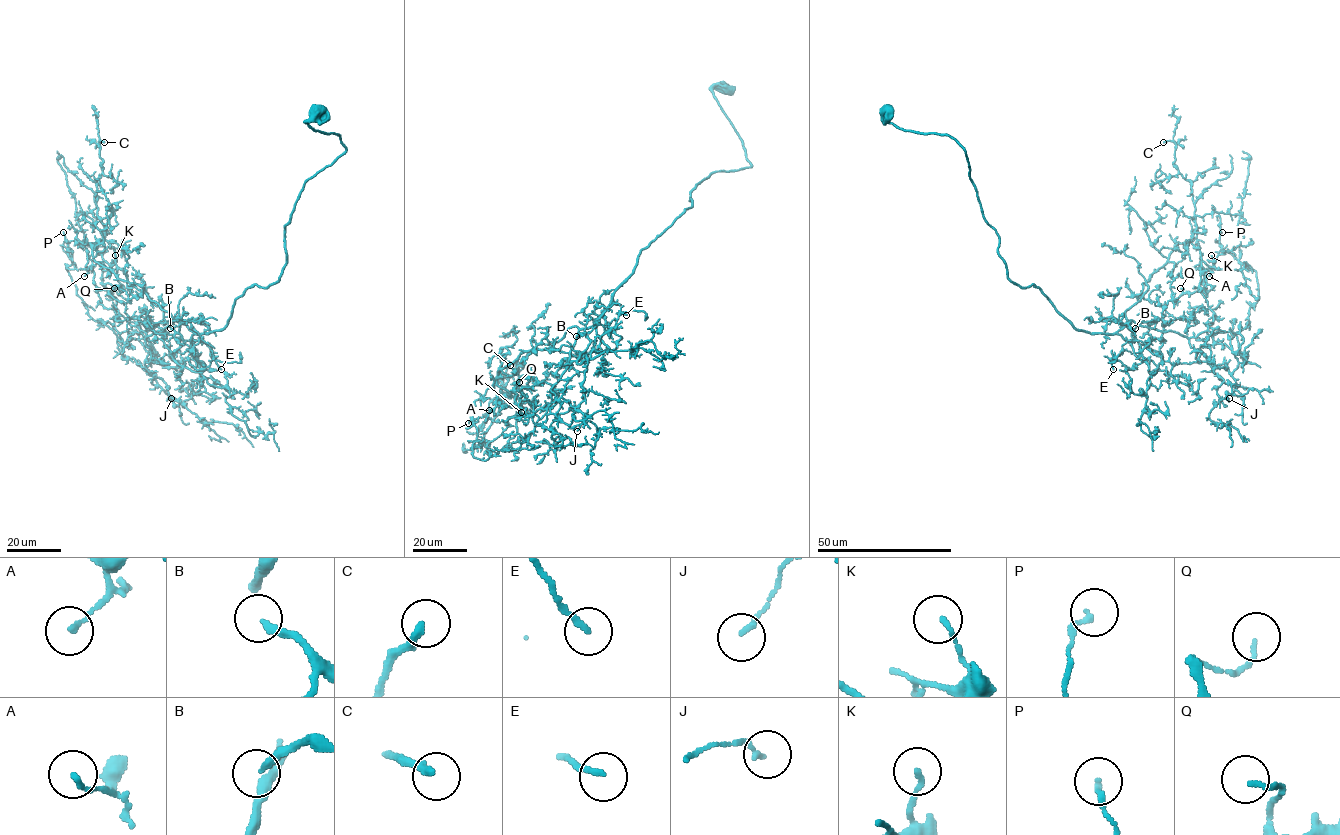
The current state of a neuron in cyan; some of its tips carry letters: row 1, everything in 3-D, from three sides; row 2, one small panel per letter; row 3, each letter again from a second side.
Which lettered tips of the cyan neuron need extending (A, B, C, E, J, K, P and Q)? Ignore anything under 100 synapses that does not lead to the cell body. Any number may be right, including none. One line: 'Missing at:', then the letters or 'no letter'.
Missing at: B, C

